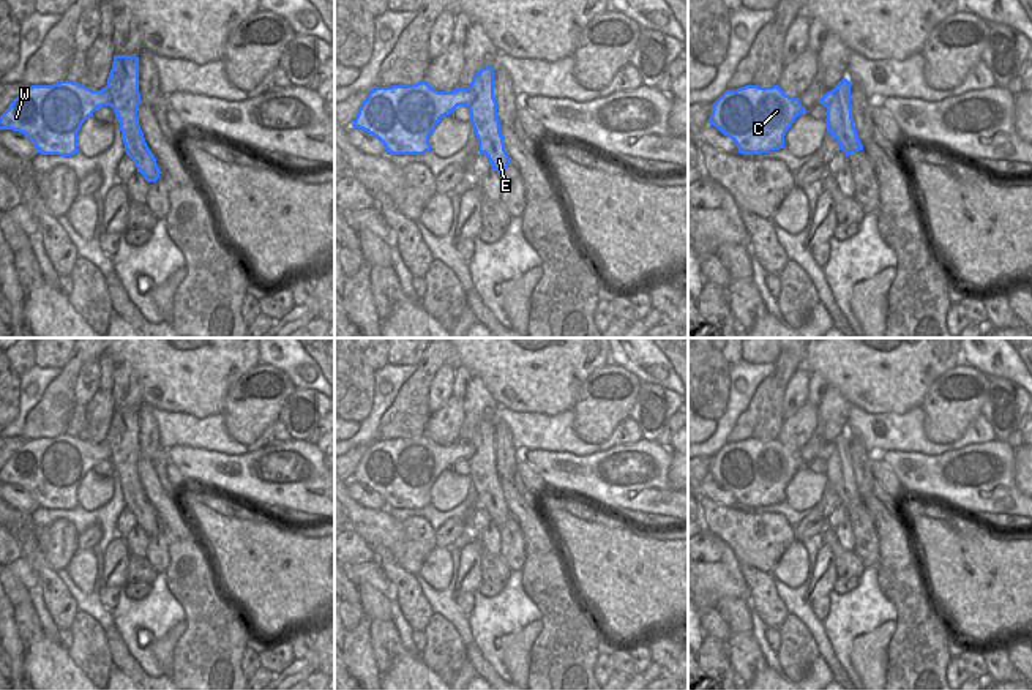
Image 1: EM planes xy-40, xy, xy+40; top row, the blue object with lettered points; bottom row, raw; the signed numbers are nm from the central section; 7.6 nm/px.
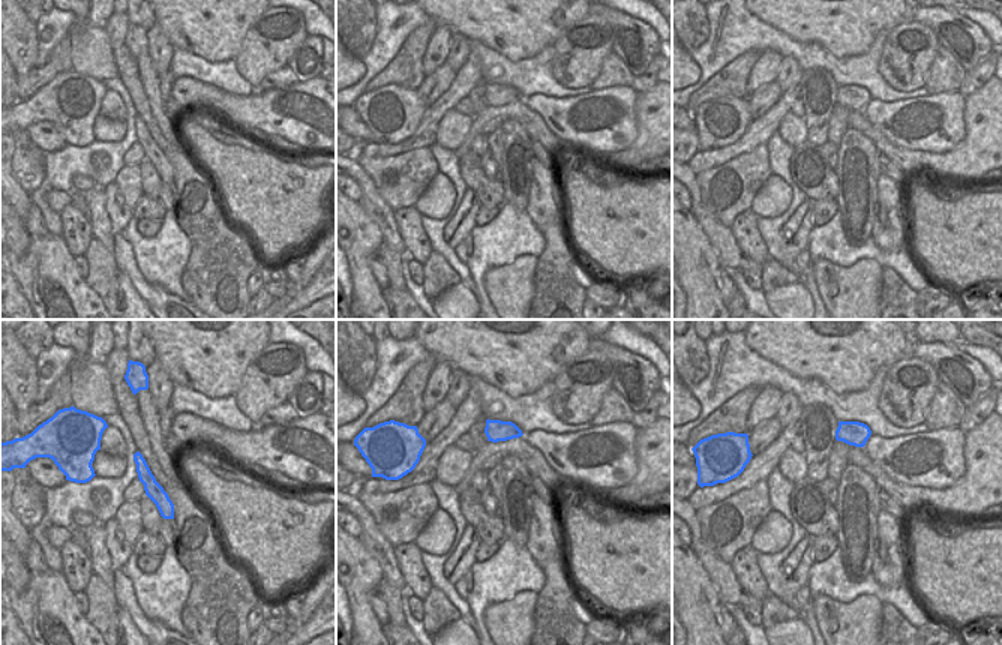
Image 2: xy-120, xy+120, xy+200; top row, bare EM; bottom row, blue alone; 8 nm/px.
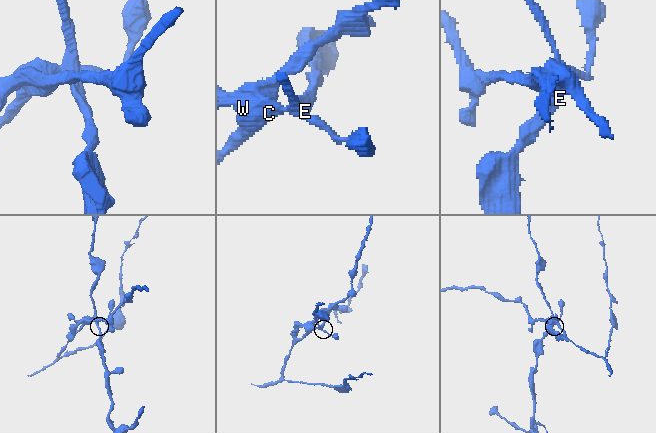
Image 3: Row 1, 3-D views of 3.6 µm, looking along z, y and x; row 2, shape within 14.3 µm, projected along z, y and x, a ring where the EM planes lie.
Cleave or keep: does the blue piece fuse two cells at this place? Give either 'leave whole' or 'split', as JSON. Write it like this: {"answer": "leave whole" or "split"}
{"answer": "split"}

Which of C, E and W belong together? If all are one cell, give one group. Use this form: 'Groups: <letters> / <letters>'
Groups: C W / E.

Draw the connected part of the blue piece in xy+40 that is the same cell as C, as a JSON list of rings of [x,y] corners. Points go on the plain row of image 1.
[[[745,439],[737,444],[726,444],[713,458],[709,477],[731,491],[738,507],[761,508],[784,502],[784,489],[795,472],[808,466],[798,452],[786,448],[778,439],[759,441]]]

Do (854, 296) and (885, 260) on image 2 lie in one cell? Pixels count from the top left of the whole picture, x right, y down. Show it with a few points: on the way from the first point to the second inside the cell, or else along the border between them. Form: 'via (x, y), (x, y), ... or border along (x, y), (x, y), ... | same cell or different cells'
border along (882, 266), (875, 260), (857, 260), (846, 267) | different cells

